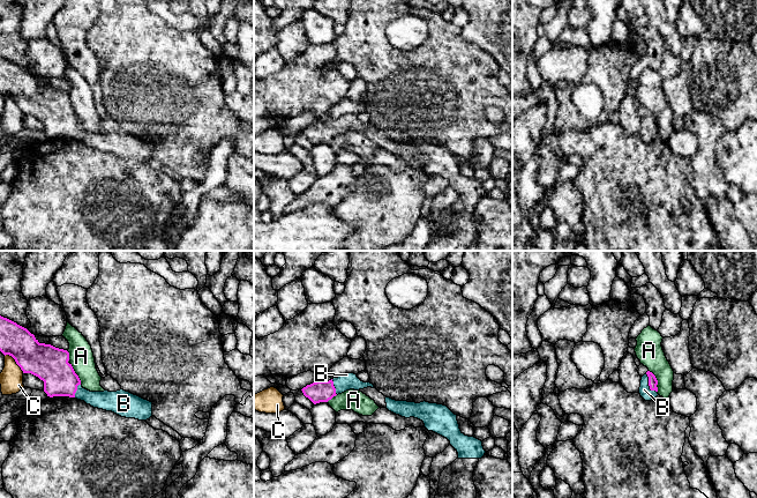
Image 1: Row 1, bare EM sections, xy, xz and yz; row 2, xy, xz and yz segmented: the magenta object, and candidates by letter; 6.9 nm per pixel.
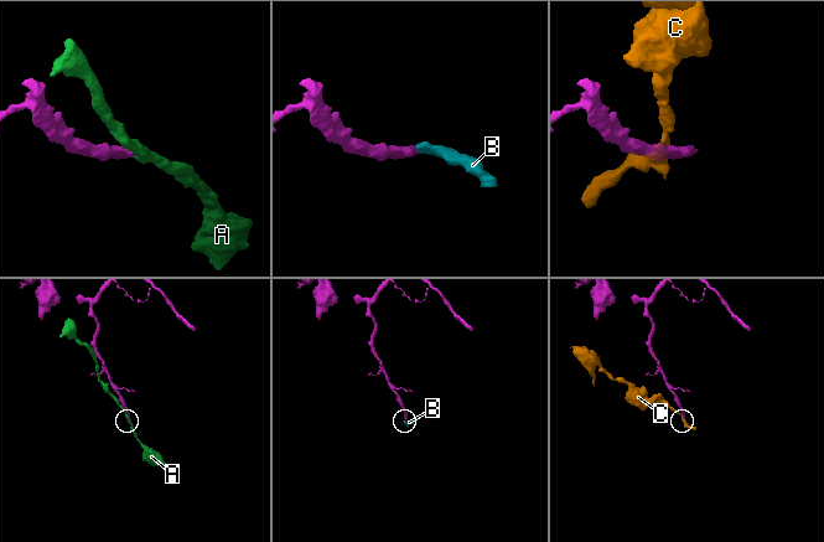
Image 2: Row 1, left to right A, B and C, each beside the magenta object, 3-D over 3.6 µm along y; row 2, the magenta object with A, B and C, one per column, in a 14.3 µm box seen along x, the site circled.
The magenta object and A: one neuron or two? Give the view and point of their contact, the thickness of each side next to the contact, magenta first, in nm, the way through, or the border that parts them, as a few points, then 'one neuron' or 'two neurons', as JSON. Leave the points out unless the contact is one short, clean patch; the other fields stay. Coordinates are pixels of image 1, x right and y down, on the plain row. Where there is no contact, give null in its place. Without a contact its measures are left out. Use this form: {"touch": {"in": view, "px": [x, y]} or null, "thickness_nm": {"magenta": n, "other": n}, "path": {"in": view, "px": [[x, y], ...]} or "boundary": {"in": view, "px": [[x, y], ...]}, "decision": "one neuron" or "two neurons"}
{"touch": {"in": "yz", "px": [657, 121]}, "thickness_nm": {"magenta": 60, "other": 190}, "decision": "two neurons"}

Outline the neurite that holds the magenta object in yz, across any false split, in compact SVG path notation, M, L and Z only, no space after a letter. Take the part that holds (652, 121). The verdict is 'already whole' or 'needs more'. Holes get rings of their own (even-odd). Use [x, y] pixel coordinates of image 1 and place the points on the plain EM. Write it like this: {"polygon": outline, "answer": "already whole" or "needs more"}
{"polygon": "M647 112L640 121L639 135L645 142L655 140L658 135L658 121L655 117Z", "answer": "needs more"}

